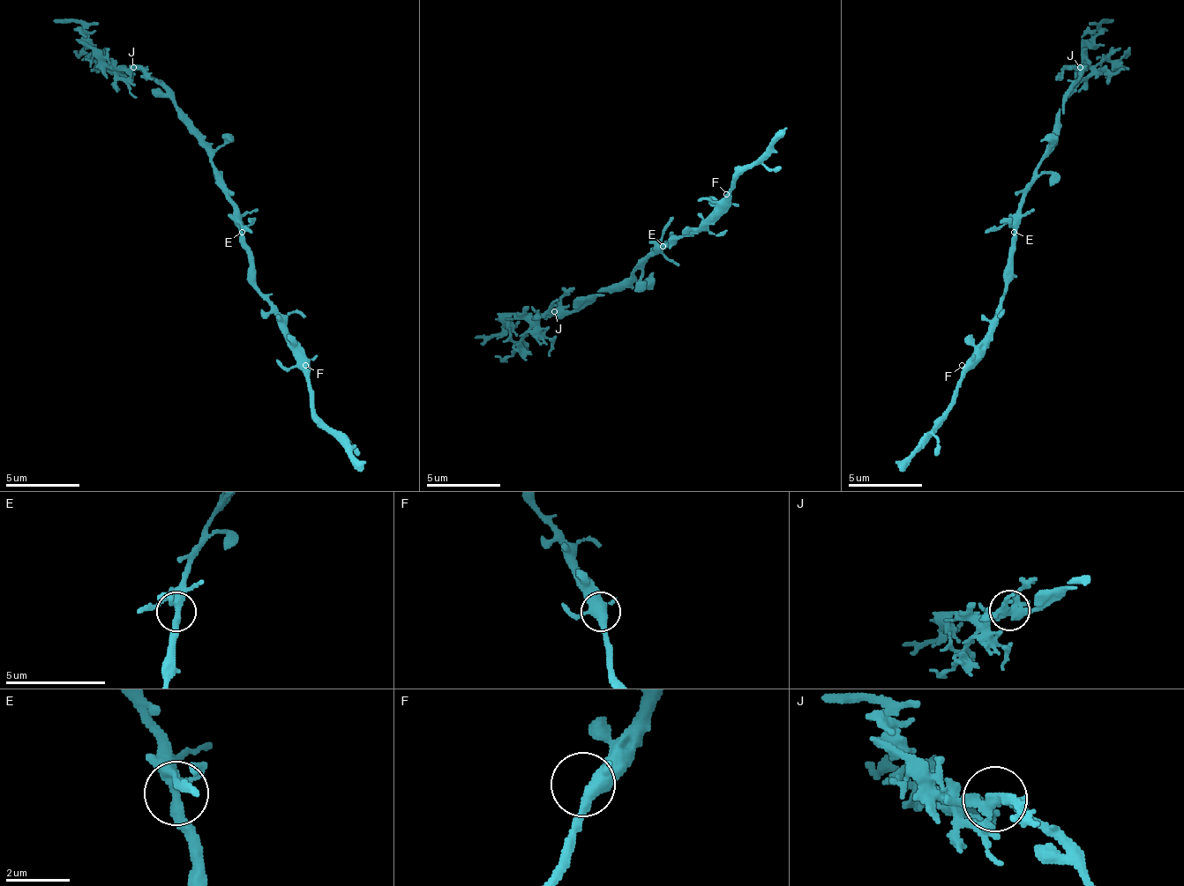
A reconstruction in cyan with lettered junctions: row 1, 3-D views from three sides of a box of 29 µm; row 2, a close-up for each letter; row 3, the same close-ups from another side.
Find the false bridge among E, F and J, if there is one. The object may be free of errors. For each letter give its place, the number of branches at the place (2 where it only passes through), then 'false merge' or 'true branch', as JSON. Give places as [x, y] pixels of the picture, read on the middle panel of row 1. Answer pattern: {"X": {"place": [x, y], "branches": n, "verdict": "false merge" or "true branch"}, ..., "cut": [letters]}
{"E": {"place": [663, 246], "branches": 5, "verdict": "true branch"}, "F": {"place": [726, 194], "branches": 4, "verdict": "true branch"}, "J": {"place": [554, 311], "branches": 5, "verdict": "false merge"}, "cut": ["J"]}

